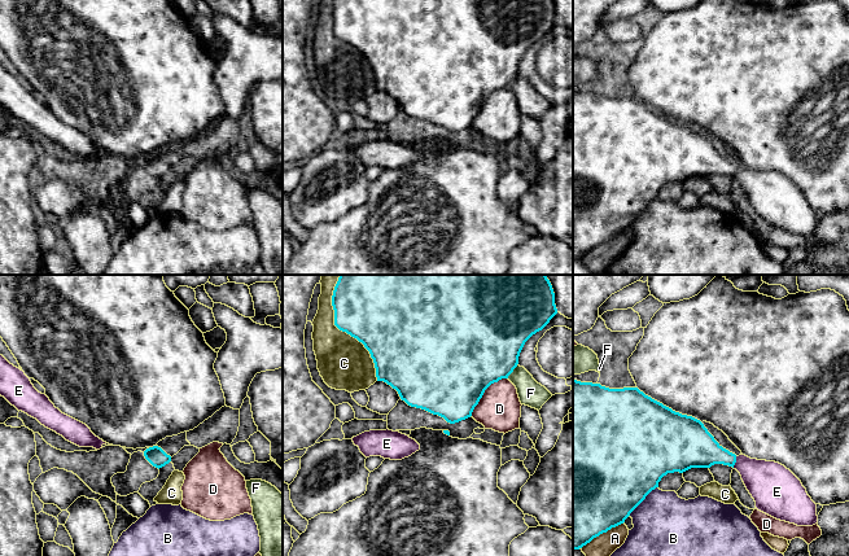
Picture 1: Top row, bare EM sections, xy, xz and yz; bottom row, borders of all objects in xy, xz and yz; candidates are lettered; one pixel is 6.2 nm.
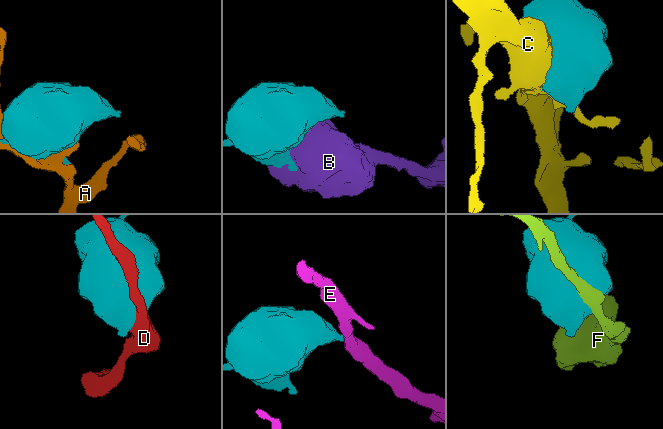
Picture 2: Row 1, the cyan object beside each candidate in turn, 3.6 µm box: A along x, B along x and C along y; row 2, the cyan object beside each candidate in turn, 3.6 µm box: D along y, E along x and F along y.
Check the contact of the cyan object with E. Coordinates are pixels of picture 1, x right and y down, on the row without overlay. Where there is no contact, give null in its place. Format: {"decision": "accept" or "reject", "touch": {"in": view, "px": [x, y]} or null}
{"decision": "accept", "touch": {"in": "yz", "px": [735, 171]}}

